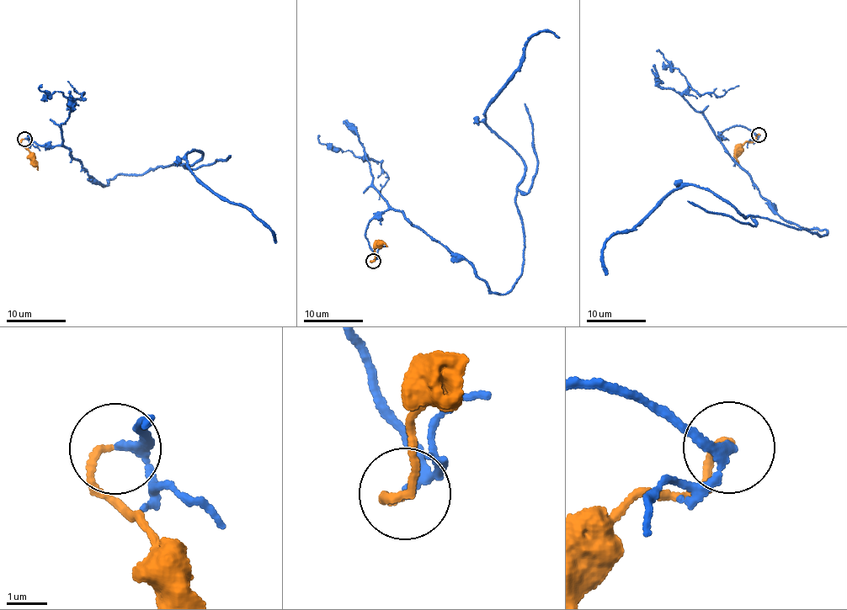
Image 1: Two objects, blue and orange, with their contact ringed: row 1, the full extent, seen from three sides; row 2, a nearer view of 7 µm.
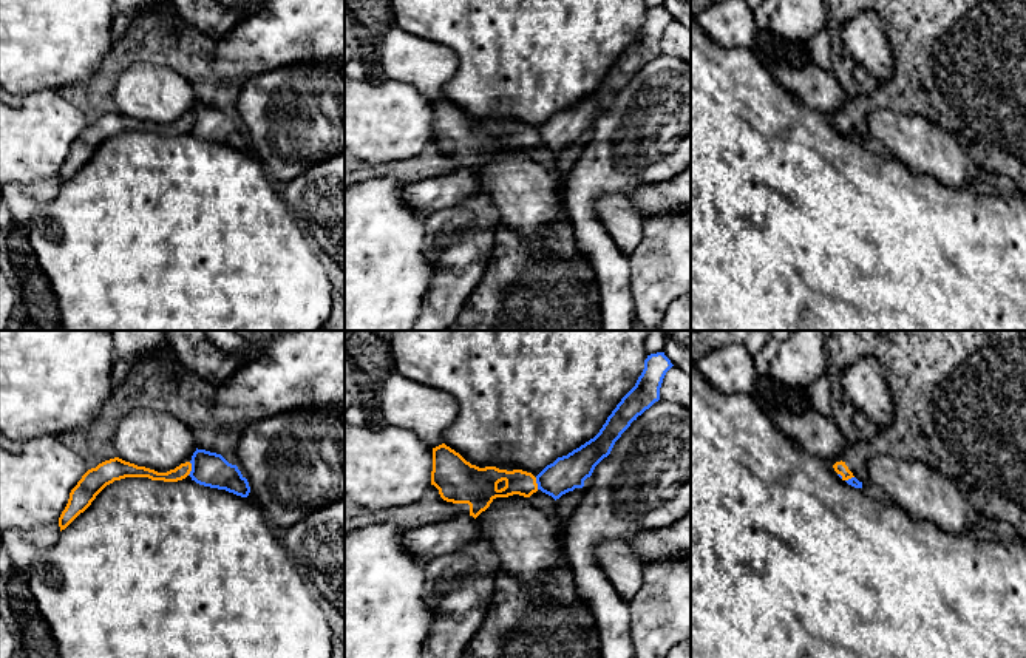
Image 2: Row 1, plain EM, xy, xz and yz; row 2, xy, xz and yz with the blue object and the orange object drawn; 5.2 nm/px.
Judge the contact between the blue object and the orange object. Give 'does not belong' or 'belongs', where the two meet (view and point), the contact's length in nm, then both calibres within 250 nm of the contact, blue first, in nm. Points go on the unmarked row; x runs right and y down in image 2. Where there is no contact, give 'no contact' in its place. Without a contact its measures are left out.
does not belong; meets blue in xy at (192, 122); contact 70 nm long; 180 nm thick on the blue side, 70 nm on the other

